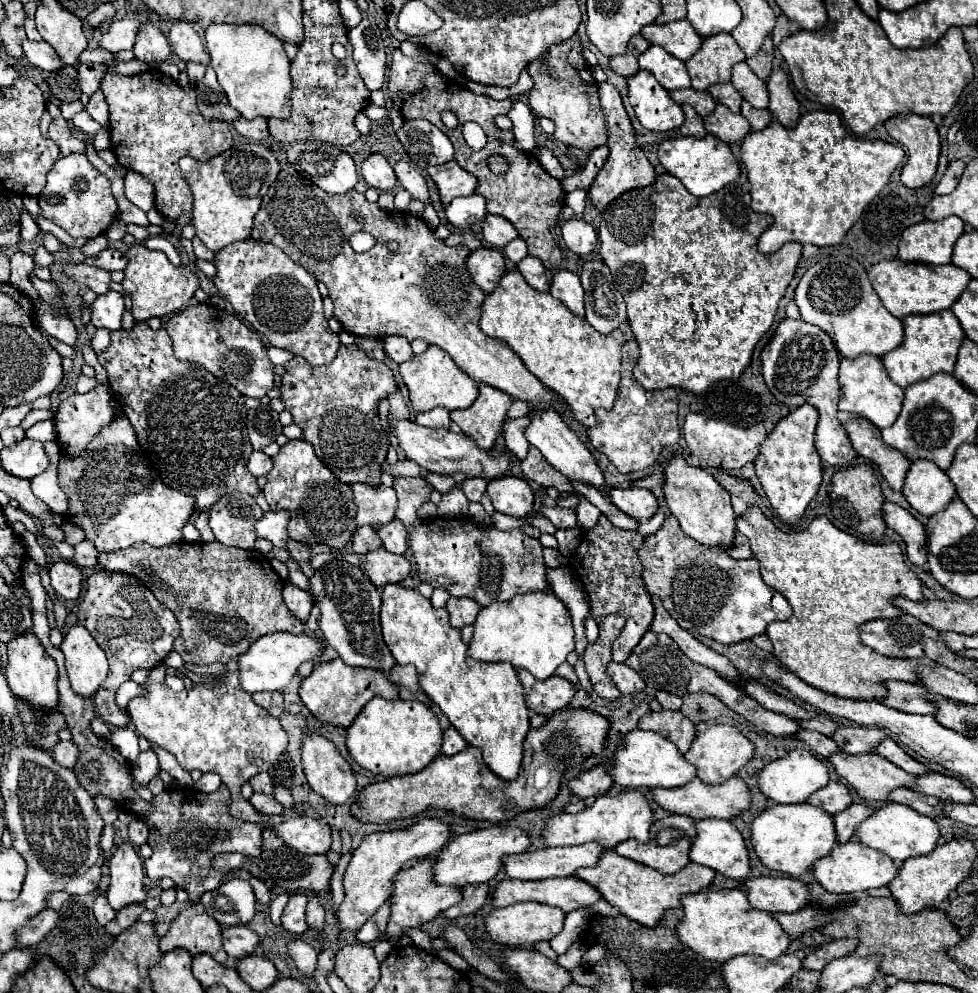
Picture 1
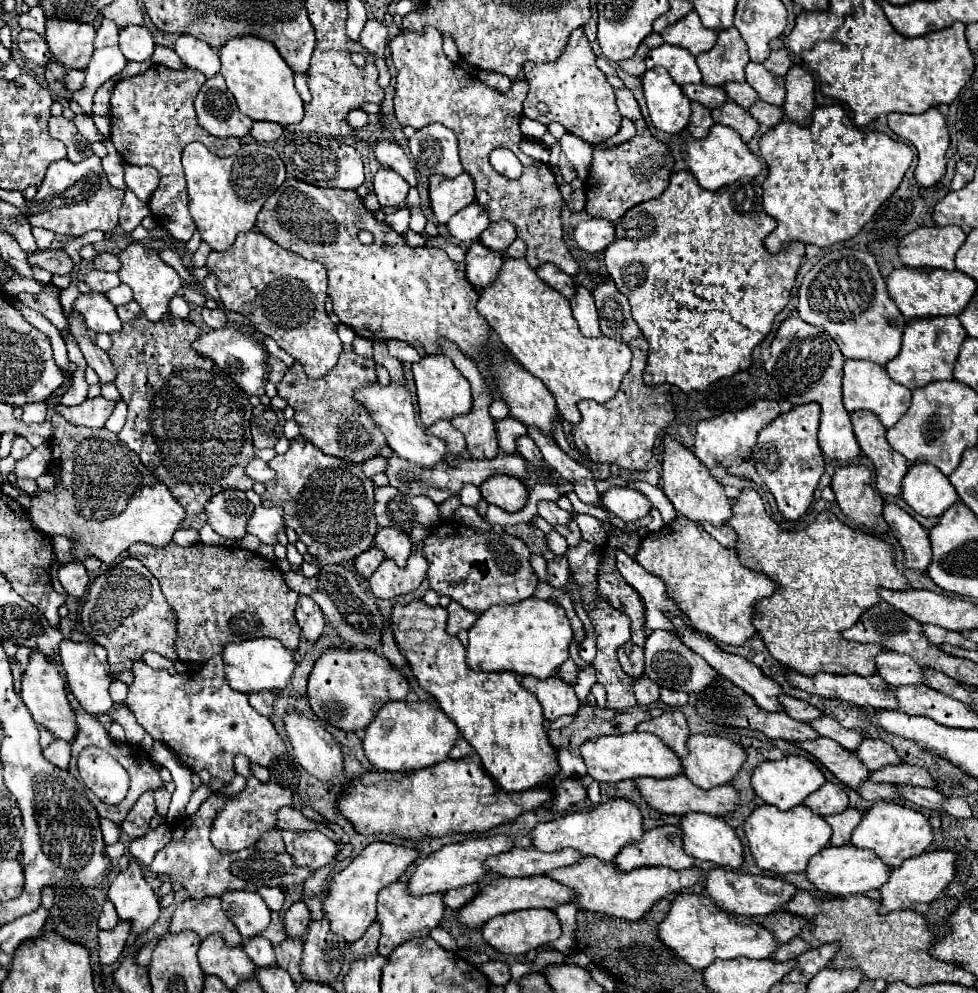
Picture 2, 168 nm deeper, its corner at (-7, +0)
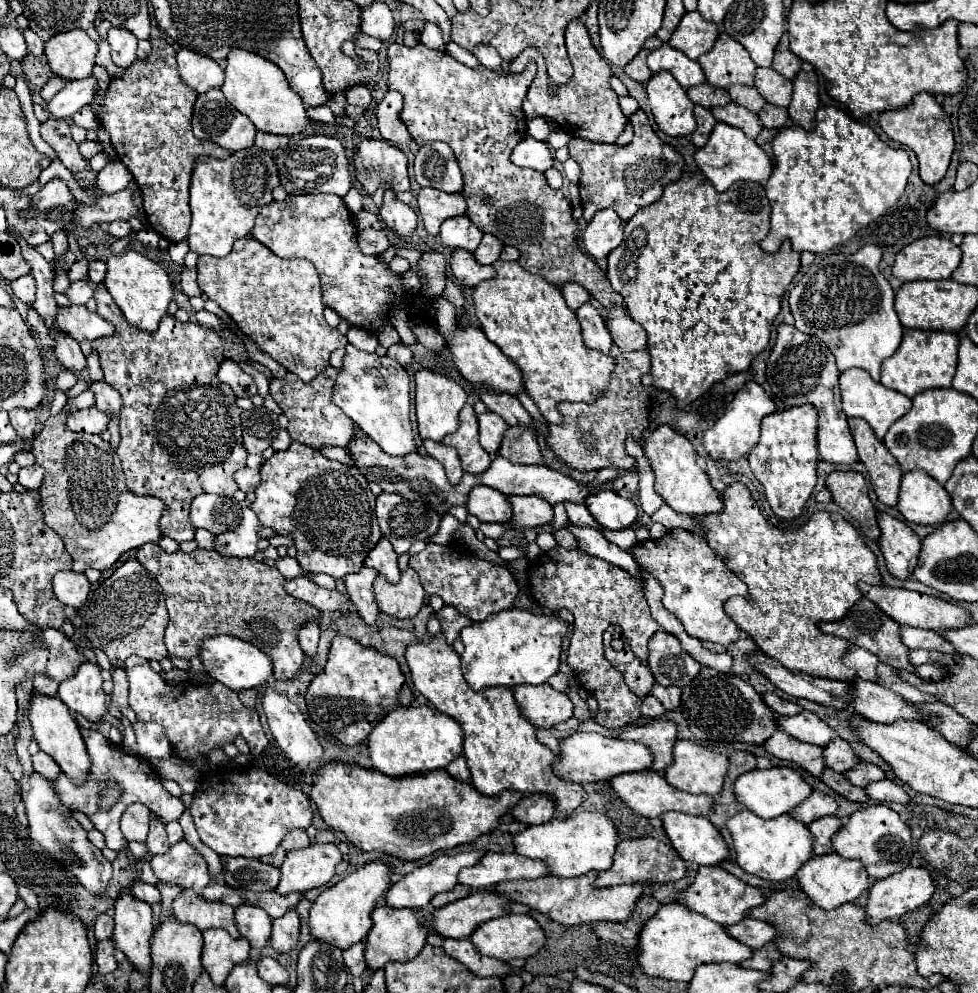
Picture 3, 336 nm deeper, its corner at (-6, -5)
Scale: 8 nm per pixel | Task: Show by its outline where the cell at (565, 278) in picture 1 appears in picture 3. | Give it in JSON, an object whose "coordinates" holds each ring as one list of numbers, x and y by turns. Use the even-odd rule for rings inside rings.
{"coordinates":[[586,302,576,310,576,316,578,316,578,322,582,326,584,344,590,348,602,350,602,352,610,352,612,338,610,338,610,332,606,328,600,312,590,302]]}

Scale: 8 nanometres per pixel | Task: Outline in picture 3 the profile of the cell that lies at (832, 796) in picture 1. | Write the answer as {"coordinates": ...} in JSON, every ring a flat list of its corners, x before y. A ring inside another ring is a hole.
{"coordinates":[[814,790,804,802,800,802,792,812,790,816,804,822,804,824,812,824,814,820,822,818,822,816,830,816,830,814,836,814,838,812,838,804,832,796,824,794,824,792,818,792]]}

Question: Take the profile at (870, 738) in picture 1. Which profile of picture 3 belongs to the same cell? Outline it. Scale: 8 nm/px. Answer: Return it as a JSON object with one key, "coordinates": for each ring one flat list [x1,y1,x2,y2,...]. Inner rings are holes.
{"coordinates":[[806,710,796,716,780,716,778,724,780,724,780,730,784,730,790,736,794,736,802,742,808,742,808,744,826,746,830,740,838,738,836,730,832,730,816,714,806,712]]}

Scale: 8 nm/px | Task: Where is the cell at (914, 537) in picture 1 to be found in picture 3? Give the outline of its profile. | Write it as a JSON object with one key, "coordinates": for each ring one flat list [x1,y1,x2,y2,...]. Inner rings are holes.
{"coordinates":[[886,512,878,514,878,526,882,530,880,550,886,558,886,568,900,580,910,578,920,556,920,536]]}

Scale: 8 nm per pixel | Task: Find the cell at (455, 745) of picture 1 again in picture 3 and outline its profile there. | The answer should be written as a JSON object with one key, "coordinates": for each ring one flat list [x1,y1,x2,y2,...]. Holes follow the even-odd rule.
{"coordinates":[[460,754,458,758,454,758,454,760,448,764,446,770,448,770,456,780,470,780,470,770,468,770,466,760,464,760,462,754]]}

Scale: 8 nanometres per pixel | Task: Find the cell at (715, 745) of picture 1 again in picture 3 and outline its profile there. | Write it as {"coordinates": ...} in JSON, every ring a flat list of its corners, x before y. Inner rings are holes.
{"coordinates":[[678,740,674,744,674,764,666,768,666,780,684,792,692,794,712,794,722,790,728,756,712,752,690,740]]}

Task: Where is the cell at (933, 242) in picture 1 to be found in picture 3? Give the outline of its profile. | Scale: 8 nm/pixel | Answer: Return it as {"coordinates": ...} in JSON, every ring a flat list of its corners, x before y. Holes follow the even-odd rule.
{"coordinates":[[926,236,896,254,892,274,902,282,944,280,960,264,960,248,946,236]]}

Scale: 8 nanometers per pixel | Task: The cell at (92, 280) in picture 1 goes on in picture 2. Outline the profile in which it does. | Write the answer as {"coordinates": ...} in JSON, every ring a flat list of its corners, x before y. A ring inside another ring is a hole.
{"coordinates":[[53,247,47,251,35,251,27,255,27,263,31,267,41,267,53,275,69,275,73,269,71,257,63,247]]}

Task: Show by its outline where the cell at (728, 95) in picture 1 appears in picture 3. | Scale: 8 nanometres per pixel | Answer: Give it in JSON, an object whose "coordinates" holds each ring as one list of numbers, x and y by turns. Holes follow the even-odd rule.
{"coordinates":[[730,86,728,92,732,102,744,106,750,112,760,112,760,108,766,104,766,100,758,94,754,86]]}

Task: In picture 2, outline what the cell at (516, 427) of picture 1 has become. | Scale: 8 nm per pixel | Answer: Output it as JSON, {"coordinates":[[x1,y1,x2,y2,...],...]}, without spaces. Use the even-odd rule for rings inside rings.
{"coordinates":[[507,417,507,419,501,419,495,423,495,431,497,431,497,443,499,443,499,449,503,453,515,453,515,439,519,435,525,435,527,427,513,419,513,417]]}

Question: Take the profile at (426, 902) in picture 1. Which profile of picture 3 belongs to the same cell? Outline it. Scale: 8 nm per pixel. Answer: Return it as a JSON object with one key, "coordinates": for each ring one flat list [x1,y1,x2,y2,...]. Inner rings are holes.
{"coordinates":[[382,904,382,906,372,910,372,920,374,920,374,926,366,936,368,946,366,946,366,954,364,954,370,970,384,968,386,962,412,960,414,956,418,956,418,952,426,944,426,936,430,932,422,912,414,910,414,908,398,908,396,910,396,908,390,908,390,906]]}

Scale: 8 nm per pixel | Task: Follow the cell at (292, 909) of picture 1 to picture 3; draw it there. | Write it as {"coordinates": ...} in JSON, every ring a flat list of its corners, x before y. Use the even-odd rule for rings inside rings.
{"coordinates":[[296,910,286,912,284,916,272,922,272,938,270,944,276,952,290,952,296,948,300,938,300,918]]}

